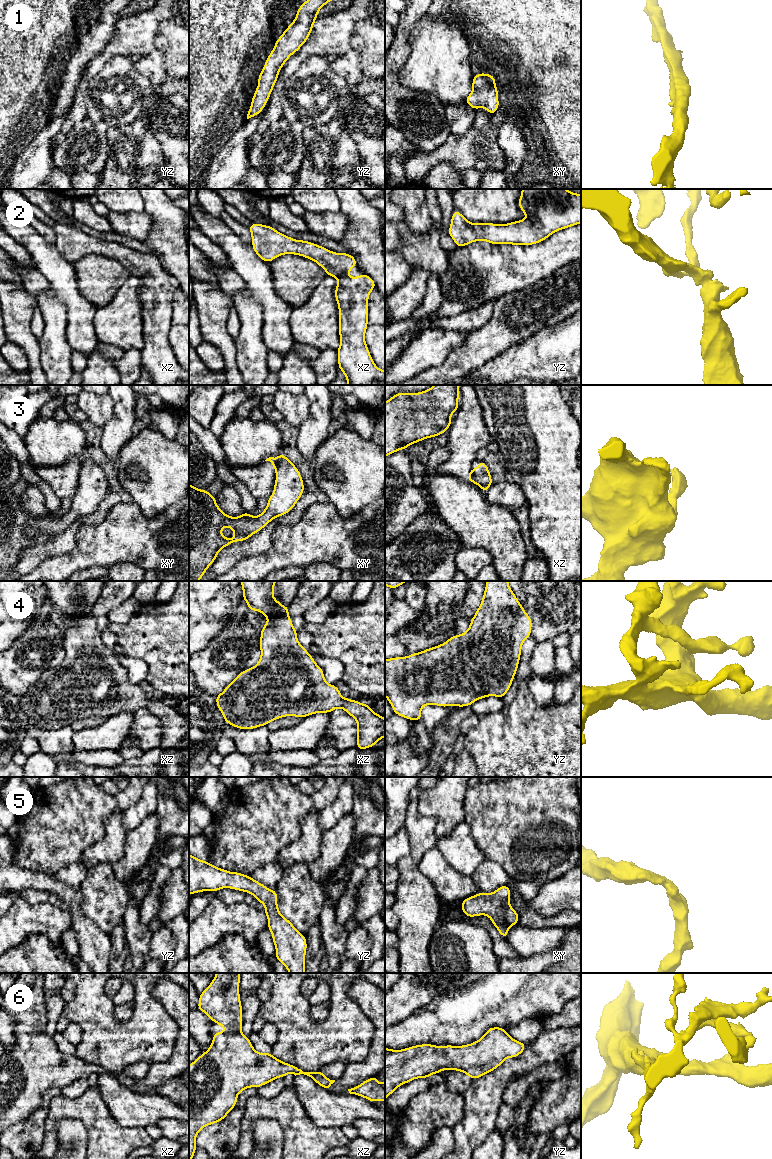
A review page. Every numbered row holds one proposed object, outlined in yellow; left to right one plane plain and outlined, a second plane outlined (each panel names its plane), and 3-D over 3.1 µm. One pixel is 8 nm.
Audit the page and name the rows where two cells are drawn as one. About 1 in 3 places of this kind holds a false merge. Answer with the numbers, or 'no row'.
3

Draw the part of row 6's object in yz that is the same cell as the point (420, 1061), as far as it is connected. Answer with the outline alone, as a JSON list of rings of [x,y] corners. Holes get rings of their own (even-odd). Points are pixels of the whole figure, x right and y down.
[[[490,1027],[485,1034],[477,1041],[461,1046],[444,1045],[436,1046],[433,1044],[420,1044],[401,1050],[385,1048],[385,1100],[399,1086],[404,1085],[414,1079],[429,1078],[431,1075],[441,1073],[443,1070],[452,1069],[461,1071],[471,1079],[479,1079],[483,1075],[498,1068],[505,1059],[519,1056],[526,1048],[526,1043],[518,1042],[513,1039],[502,1027]]]

